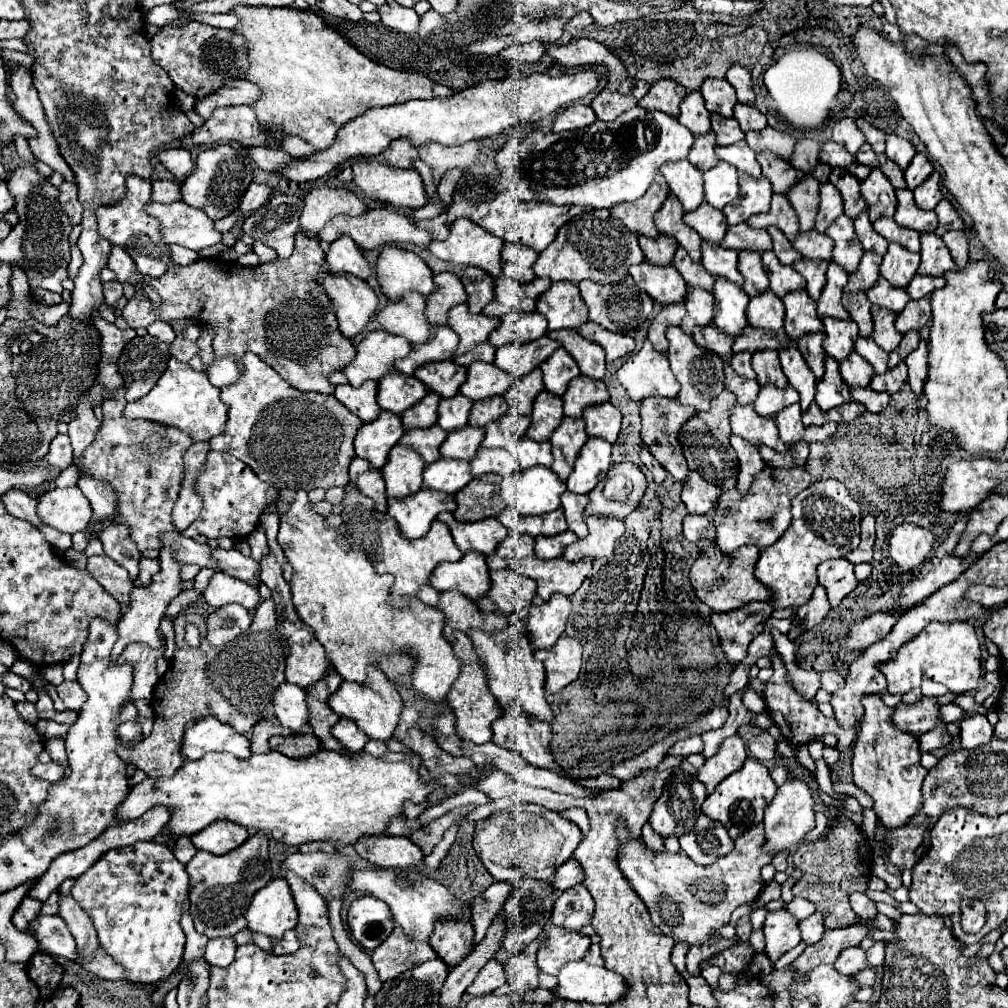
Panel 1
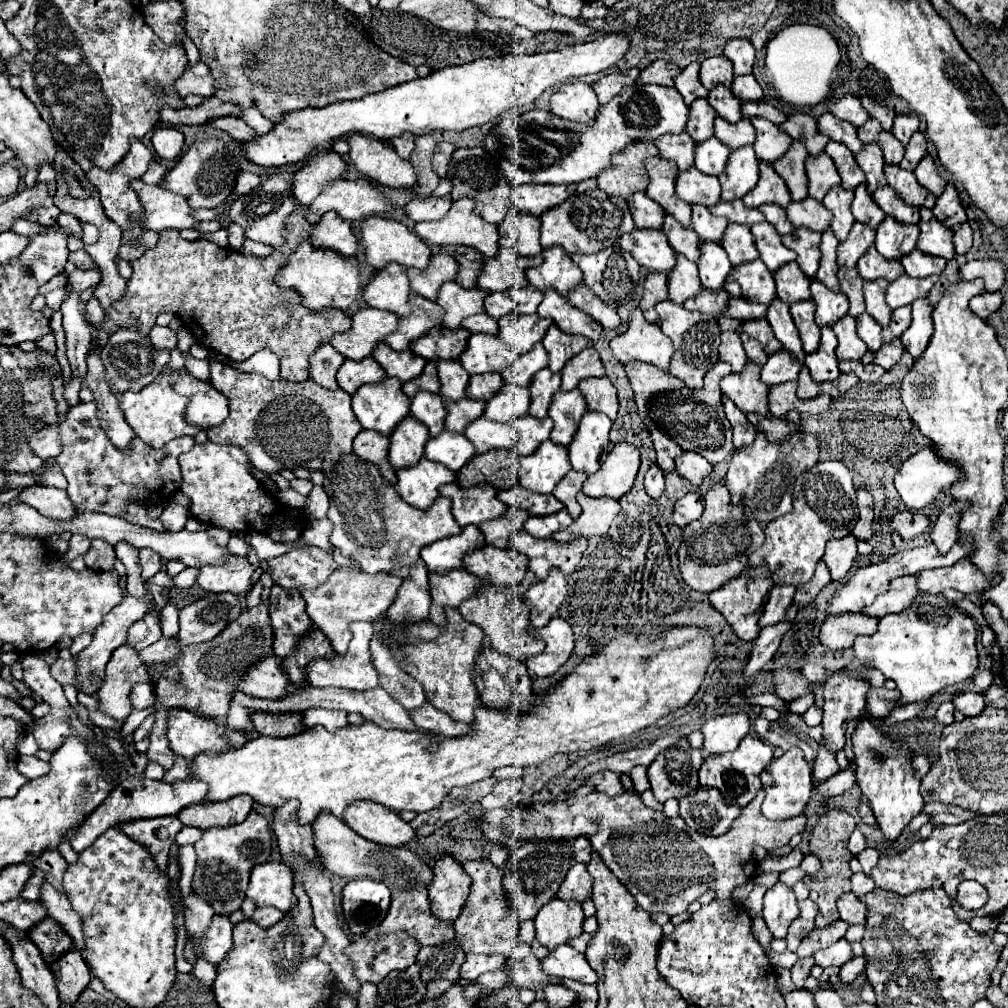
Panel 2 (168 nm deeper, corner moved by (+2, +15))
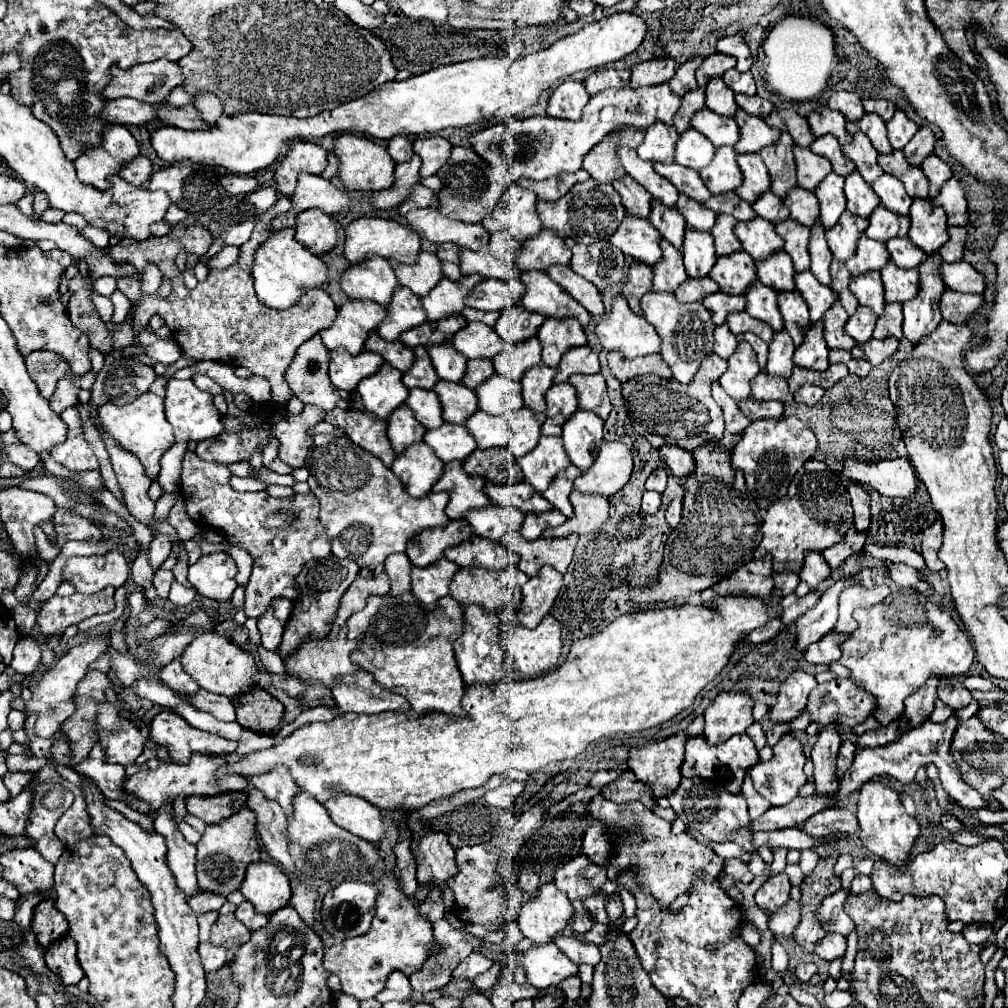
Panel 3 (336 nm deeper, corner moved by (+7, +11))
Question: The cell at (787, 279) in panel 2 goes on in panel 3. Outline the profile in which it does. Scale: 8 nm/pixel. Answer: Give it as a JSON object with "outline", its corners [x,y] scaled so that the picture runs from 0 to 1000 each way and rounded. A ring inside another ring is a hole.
{"outline":[[[775,248],[763,254],[761,258],[751,262],[751,274],[757,282],[765,284],[771,290],[789,288],[789,266],[785,262],[785,256]]]}

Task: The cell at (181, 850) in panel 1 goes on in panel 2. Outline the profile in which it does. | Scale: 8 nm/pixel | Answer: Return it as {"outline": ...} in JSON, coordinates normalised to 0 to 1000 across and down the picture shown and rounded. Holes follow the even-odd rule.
{"outline":[[[177,810],[167,812],[147,812],[147,813],[127,813],[123,817],[117,817],[117,821],[131,833],[139,835],[148,843],[149,847],[159,861],[159,865],[165,867],[167,863],[168,841],[173,837],[175,827],[181,823],[181,817]]]}

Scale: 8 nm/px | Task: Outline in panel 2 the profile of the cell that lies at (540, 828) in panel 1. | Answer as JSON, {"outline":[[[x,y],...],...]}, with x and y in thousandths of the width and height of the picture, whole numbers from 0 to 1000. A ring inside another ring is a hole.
{"outline":[[[754,784],[750,788],[750,794],[746,794],[740,802],[736,802],[736,808],[730,813],[730,817],[726,819],[726,823],[716,827],[714,831],[694,829],[690,823],[683,821],[681,815],[675,810],[663,812],[657,806],[641,802],[639,796],[635,794],[635,790],[629,788],[629,786],[619,786],[619,788],[611,790],[611,792],[605,792],[605,790],[597,788],[597,786],[585,786],[583,790],[565,792],[565,794],[560,794],[560,796],[532,796],[532,798],[524,800],[524,802],[529,802],[527,805],[516,802],[507,803],[504,806],[504,810],[496,817],[490,817],[488,821],[500,825],[501,829],[508,831],[514,837],[516,837],[516,827],[518,827],[520,836],[530,834],[530,837],[536,837],[543,833],[548,834],[548,836],[551,835],[550,837],[564,837],[568,832],[560,832],[563,829],[573,831],[576,828],[583,828],[587,840],[594,846],[599,857],[623,881],[623,885],[631,891],[631,895],[641,905],[659,905],[663,909],[669,909],[669,907],[681,905],[683,897],[692,893],[700,883],[708,883],[712,893],[714,891],[724,891],[726,883],[730,879],[736,879],[736,877],[742,875],[742,861],[744,861],[744,873],[746,873],[746,869],[750,865],[750,855],[748,855],[748,849],[746,849],[746,841],[750,837],[758,839],[760,843],[768,843],[772,839],[780,839],[788,827],[798,825],[800,810],[788,810],[786,813],[778,813],[778,815],[762,813],[754,804],[758,790],[760,790],[758,784]],[[556,810],[567,810],[567,813],[571,813],[571,816],[559,816],[563,820],[561,829],[550,831],[550,829],[556,829],[556,825],[550,825],[552,813],[556,813]],[[516,815],[518,815],[518,819],[516,819]],[[520,827],[528,828],[520,832]],[[545,829],[548,829],[548,831],[545,831]]]}

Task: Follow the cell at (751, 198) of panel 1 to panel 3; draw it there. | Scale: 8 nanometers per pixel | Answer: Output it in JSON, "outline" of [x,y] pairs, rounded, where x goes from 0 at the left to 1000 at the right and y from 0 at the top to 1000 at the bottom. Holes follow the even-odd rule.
{"outline":[[[717,145],[709,149],[707,161],[693,171],[707,192],[729,190],[729,187],[733,187],[733,183],[737,181],[737,173],[731,167],[733,163],[729,155],[731,153],[727,151],[727,145]]]}

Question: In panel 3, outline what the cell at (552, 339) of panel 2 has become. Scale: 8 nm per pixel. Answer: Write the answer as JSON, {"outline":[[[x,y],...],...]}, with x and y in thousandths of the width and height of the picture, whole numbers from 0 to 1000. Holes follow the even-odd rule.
{"outline":[[[543,315],[541,321],[533,327],[533,335],[539,343],[539,361],[553,365],[557,353],[566,347],[566,343],[580,341],[580,329],[572,317],[551,317]]]}

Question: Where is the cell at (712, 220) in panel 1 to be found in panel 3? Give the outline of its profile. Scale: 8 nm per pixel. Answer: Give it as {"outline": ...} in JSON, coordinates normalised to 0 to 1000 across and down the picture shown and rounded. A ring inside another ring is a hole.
{"outline":[[[650,163],[650,169],[662,177],[676,192],[691,198],[691,200],[701,200],[705,196],[703,187],[697,183],[693,171],[686,169],[686,167],[678,167],[674,163]]]}

